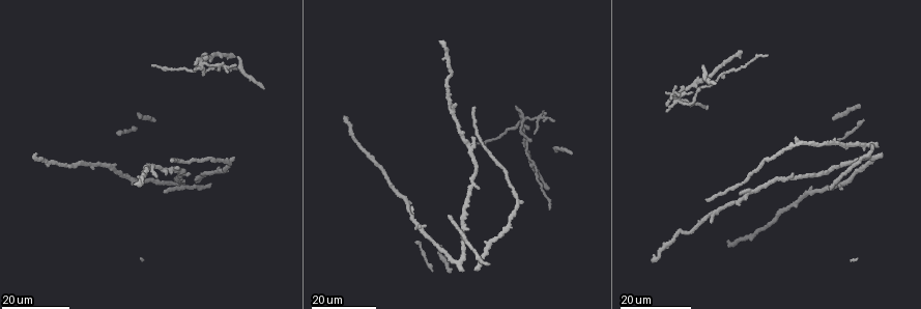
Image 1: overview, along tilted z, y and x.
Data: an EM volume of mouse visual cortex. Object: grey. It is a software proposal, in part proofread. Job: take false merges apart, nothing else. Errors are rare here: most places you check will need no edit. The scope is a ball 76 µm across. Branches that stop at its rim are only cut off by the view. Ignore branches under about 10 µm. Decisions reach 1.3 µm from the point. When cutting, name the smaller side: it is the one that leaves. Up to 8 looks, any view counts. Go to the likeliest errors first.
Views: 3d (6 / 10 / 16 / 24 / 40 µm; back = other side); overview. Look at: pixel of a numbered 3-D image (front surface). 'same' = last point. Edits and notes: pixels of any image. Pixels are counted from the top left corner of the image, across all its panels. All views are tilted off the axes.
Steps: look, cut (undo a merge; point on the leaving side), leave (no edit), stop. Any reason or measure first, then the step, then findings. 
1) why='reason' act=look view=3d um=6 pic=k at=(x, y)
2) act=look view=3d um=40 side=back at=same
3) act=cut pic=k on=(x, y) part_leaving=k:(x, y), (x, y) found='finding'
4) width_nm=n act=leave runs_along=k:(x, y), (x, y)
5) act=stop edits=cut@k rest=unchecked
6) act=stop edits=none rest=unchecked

why='four-way junction' act=look view=3d um=24 pic=1 at=(202, 64)

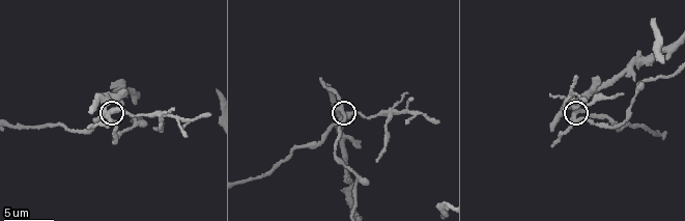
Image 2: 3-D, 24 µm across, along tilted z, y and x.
act=look view=3d um=6 pic=2 at=(110, 111)

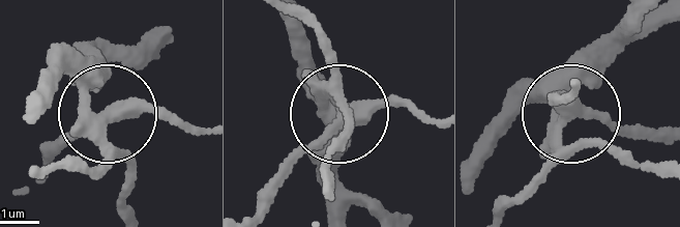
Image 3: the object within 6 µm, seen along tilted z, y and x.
why='from behind' act=look view=3d um=6 side=back pic=3 at=(115, 112)

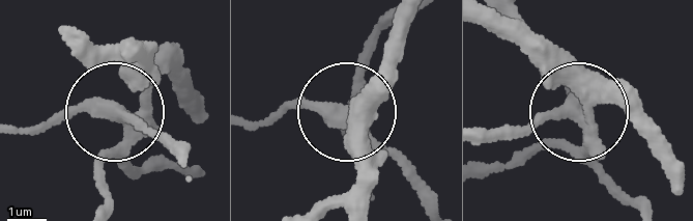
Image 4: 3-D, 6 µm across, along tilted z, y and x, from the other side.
act=cut pic=4 on=(136, 120) part_leaving=4:(594, 135), (577, 148), (541, 143), (481, 161) found='a second cell is stuck on'

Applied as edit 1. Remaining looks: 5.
why='see it whole again' act=look view=overview

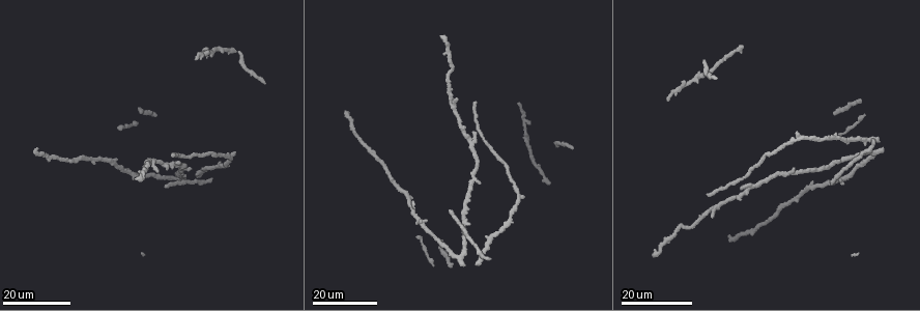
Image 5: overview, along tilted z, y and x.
why='two arms in line, one across' act=look view=3d um=16 pic=5 at=(479, 130)

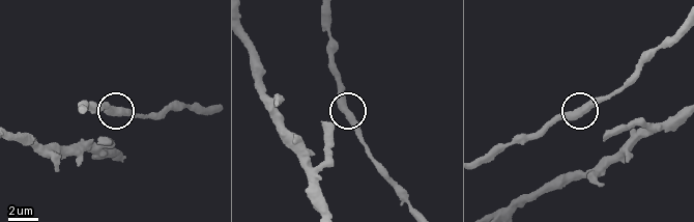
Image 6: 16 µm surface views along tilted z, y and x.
act=look view=3d um=10 pic=6 at=(119, 115)

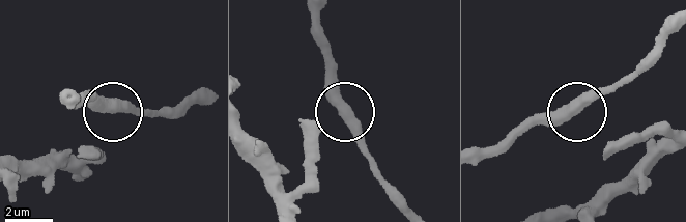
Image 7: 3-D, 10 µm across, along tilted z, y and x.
act=leave runs_along=7:(378, 183), (375, 162), (344, 106), (333, 60) found='one cell here'

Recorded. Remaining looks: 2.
why='thin arm on a thick one' act=look view=3d um=16 pic=5 at=(850, 158)

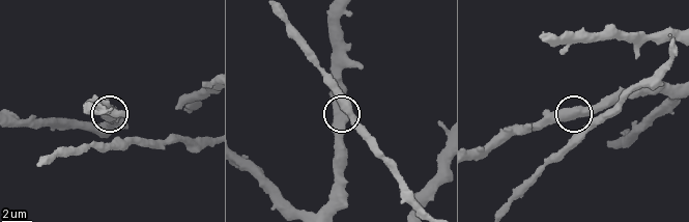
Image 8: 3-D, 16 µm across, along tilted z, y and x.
act=look view=3d um=10 pic=8 at=(578, 110)

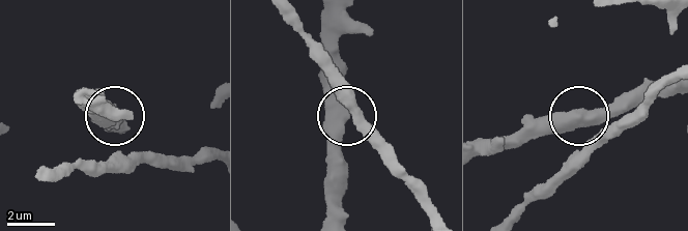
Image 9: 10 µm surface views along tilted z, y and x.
side_arm_um=34 act=leave runs_along=9:(339, 20), (342, 110), (340, 91) found='continuous, no second cell'

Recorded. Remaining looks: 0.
act=stop edits=cut@4 rest=unchecked

